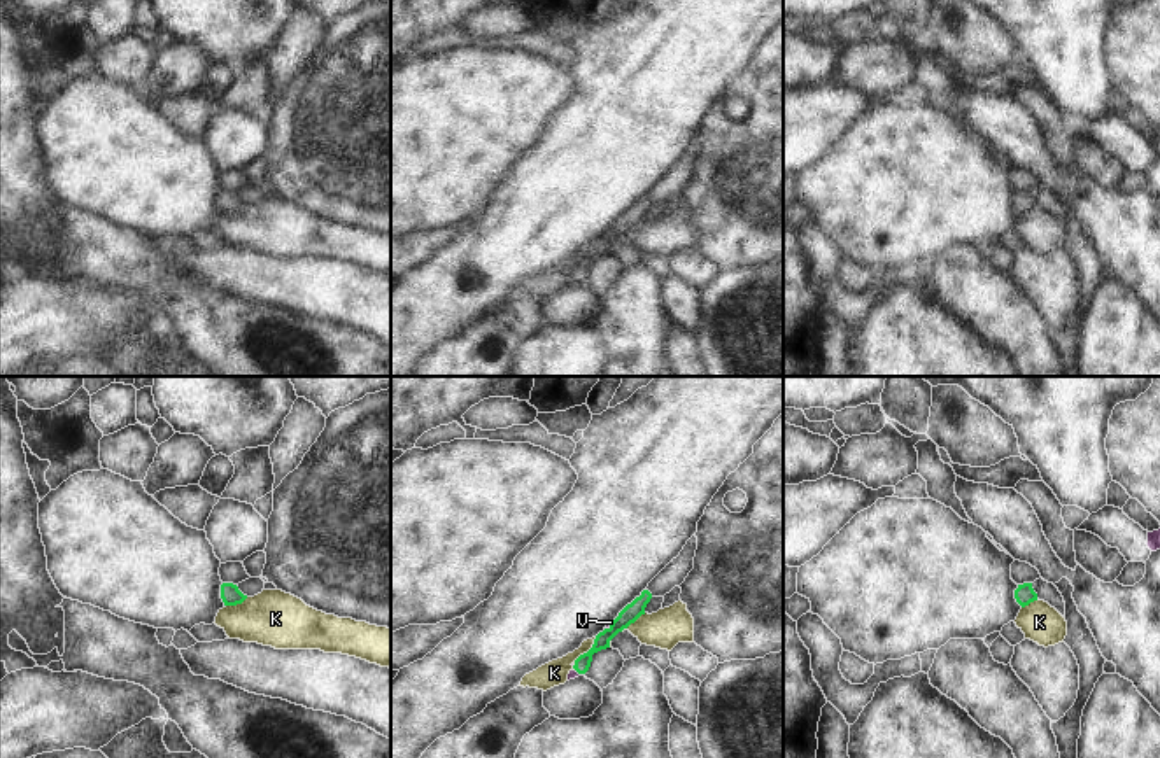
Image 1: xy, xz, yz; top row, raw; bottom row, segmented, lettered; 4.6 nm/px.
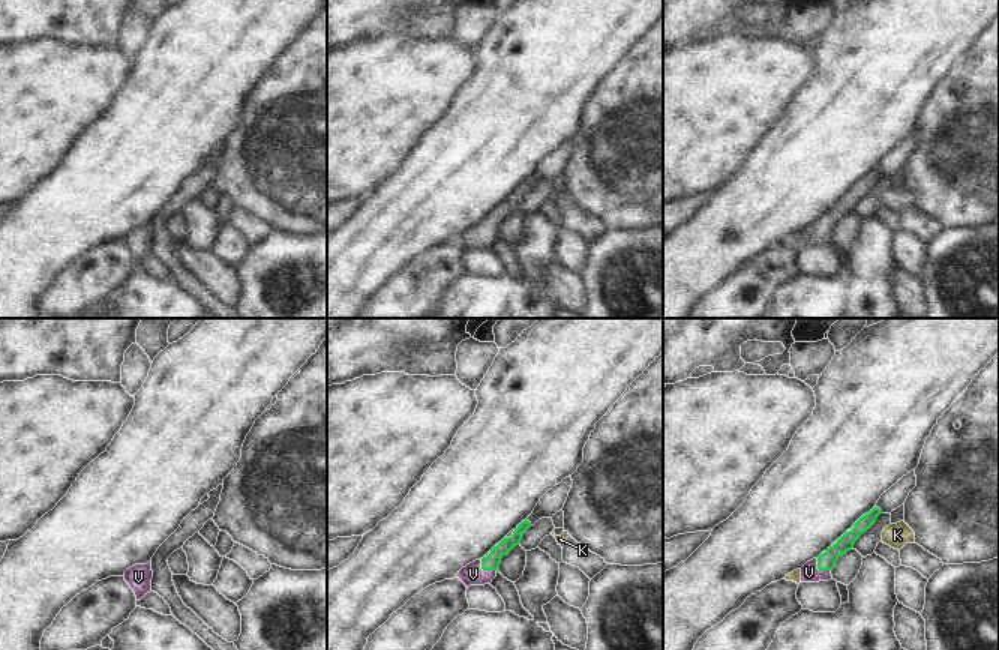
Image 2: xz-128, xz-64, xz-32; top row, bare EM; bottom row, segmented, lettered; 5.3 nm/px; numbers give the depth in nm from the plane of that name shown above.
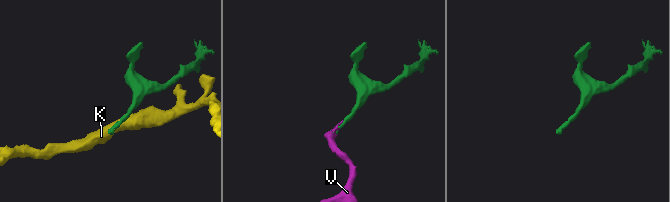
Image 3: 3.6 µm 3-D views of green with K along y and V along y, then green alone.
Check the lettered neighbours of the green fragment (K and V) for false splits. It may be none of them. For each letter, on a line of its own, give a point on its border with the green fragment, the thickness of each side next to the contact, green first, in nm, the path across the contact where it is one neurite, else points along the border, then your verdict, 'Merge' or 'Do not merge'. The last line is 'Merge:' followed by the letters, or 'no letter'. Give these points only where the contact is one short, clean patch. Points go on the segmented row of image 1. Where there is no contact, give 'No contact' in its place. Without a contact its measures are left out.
K: Touches green at xz (584, 653). Thickness 70 nm (green) against 120 nm. Boundary: xz (596, 638), (575, 660), (573, 669). Do not merge
V: Touches green at xz (610, 625). Thickness 80 nm (green) against 20 nm. Path across: xz (636, 608), (610, 625), (610, 622). Merge
Merge: V.

